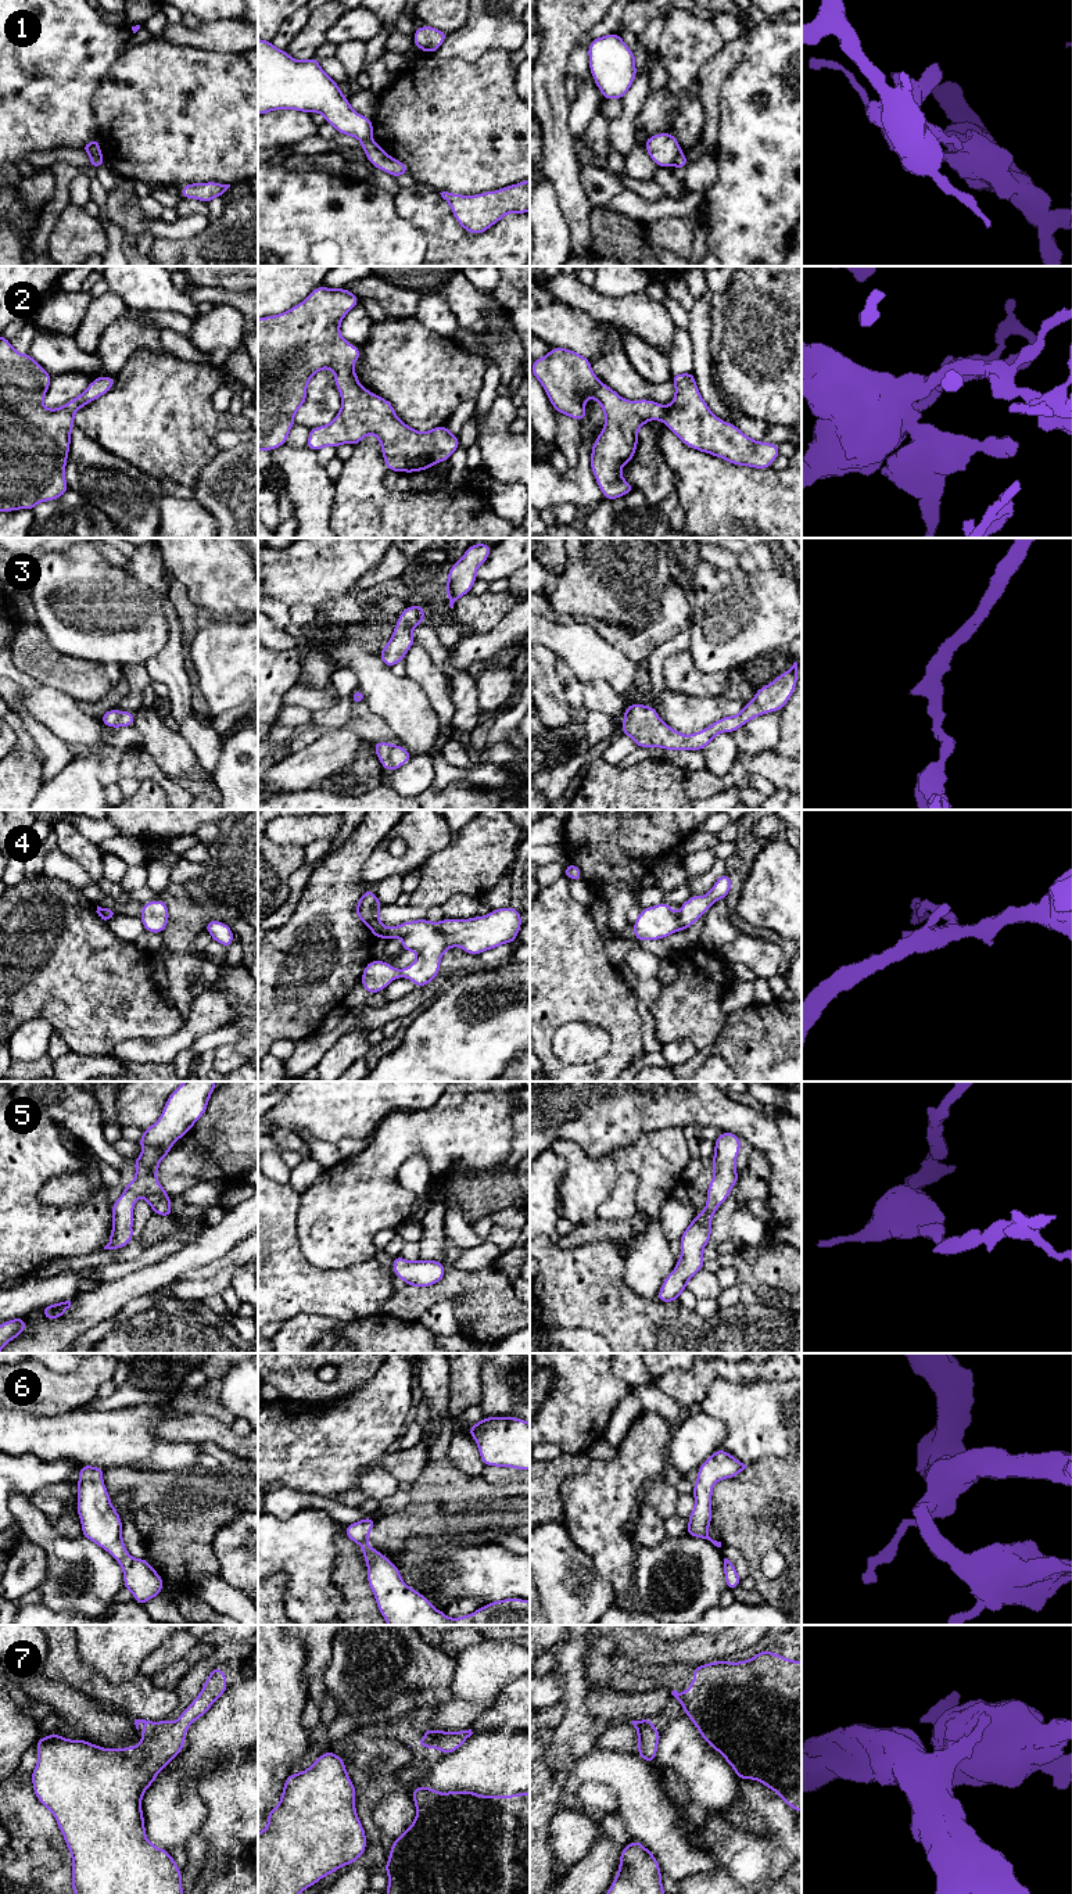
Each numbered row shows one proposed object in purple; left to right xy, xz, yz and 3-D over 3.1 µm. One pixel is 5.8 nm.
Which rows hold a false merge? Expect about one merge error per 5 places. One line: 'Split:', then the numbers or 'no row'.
Split: 1

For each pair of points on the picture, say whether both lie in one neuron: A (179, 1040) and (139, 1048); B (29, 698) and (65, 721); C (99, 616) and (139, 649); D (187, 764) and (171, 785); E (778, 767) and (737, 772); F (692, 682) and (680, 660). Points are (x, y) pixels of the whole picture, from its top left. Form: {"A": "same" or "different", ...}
{"A": "same", "B": "same", "C": "same", "D": "different", "E": "same", "F": "same"}

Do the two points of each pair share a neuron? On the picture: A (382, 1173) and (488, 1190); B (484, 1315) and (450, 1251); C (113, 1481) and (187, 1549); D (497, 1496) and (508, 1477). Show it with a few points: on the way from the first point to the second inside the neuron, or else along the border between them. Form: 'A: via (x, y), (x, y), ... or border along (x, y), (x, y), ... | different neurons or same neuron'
A: border along (474, 1170), (455, 1170), (444, 1182), (440, 1195) | different neurons
B: border along (443, 1248), (443, 1255), (450, 1262), (458, 1265) | different neurons
C: via (133, 1485), (176, 1528) | same neuron
D: border along (480, 1475), (495, 1484), (515, 1482) | different neurons

